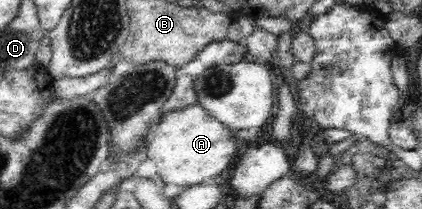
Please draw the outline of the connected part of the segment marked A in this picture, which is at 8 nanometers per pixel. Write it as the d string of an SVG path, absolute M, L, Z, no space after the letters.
M197 102L182 110L166 112L148 134L147 155L156 165L160 178L166 185L193 186L213 182L216 176L230 166L236 154L236 134L218 122Z

